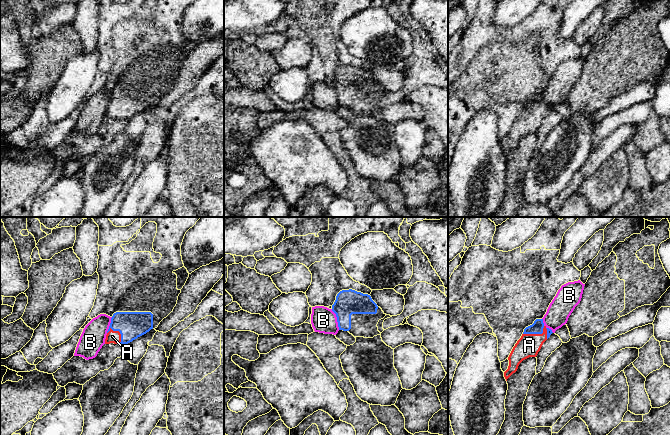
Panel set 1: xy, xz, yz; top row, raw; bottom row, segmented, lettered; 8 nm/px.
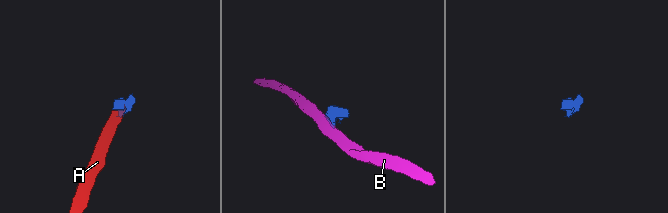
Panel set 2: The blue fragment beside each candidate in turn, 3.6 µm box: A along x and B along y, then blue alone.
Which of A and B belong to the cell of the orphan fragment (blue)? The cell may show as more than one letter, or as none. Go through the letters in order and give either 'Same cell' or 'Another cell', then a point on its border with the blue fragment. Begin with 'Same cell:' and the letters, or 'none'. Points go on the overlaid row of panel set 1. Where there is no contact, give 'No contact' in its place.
Same cell: A
A: Same cell. Touches blue at yz (536, 333)
B: Another cell. Touches blue at xz (337, 319)

